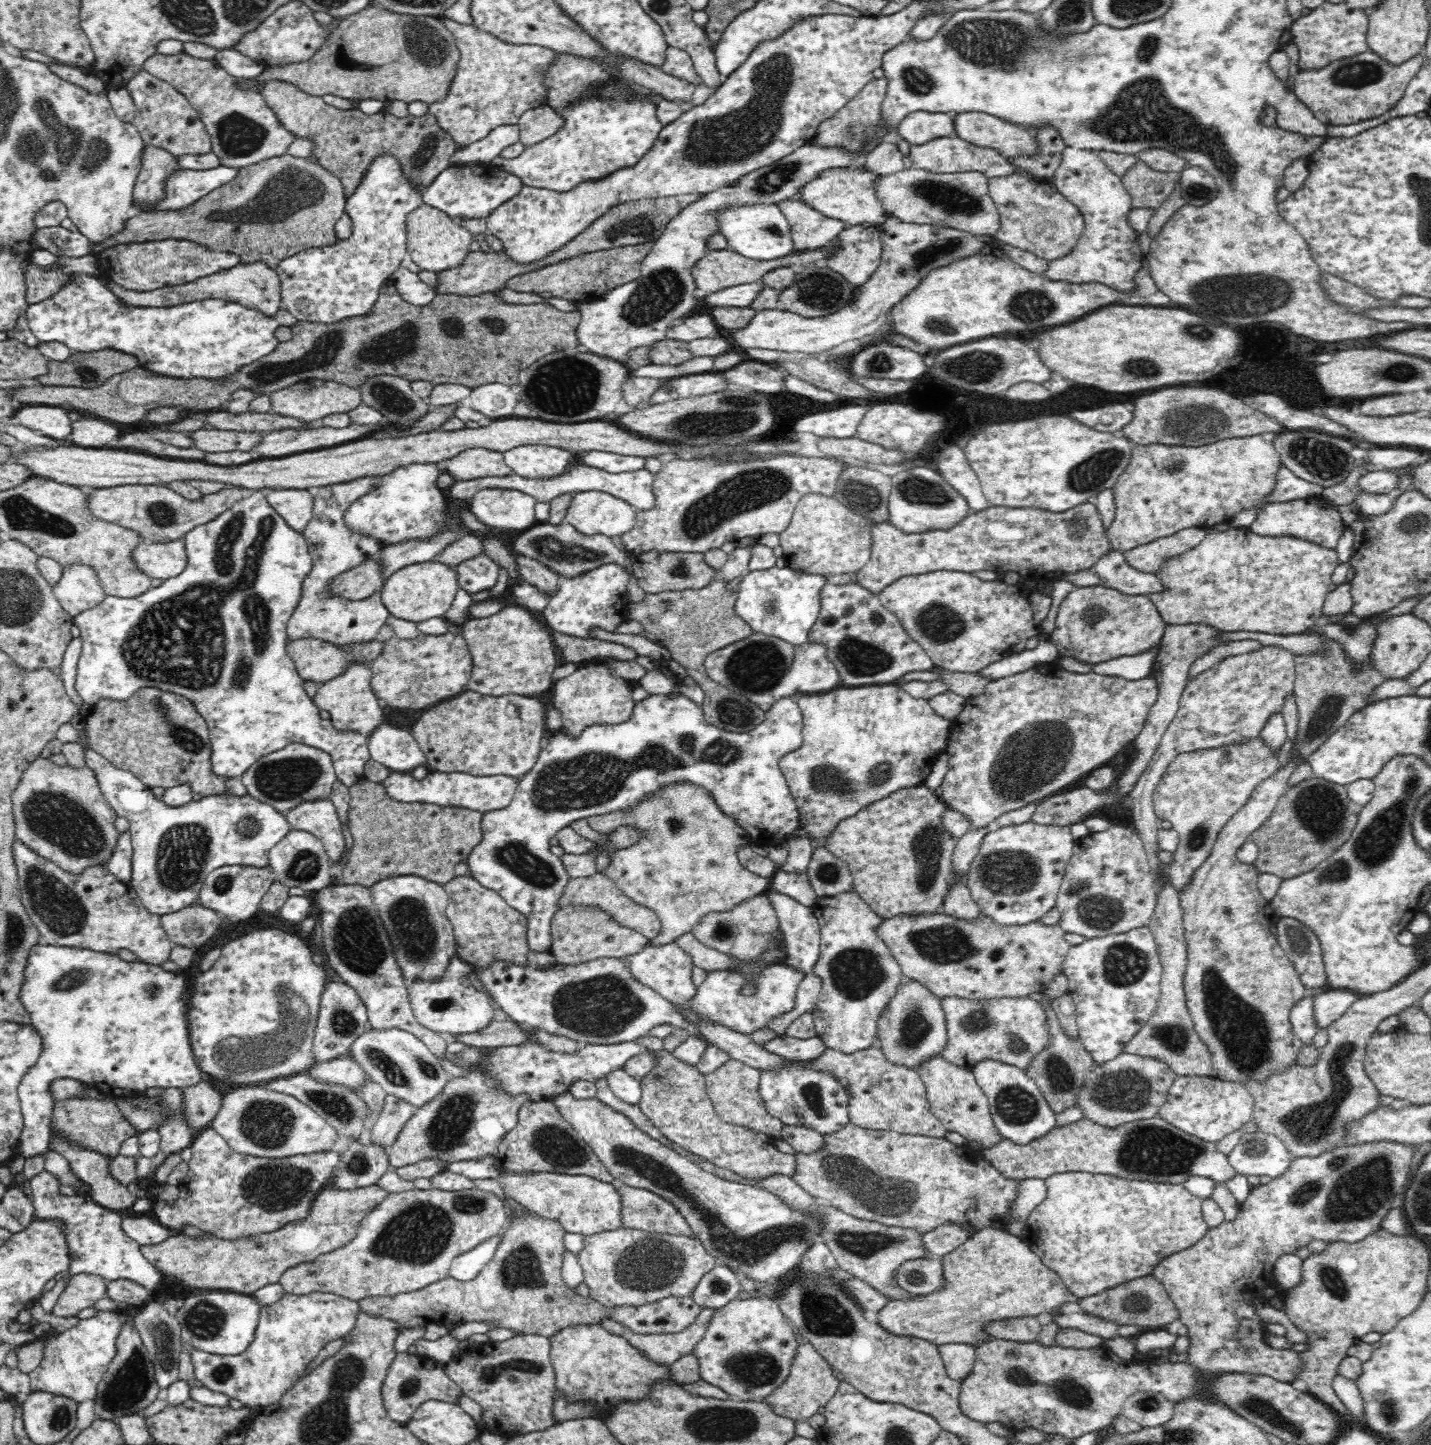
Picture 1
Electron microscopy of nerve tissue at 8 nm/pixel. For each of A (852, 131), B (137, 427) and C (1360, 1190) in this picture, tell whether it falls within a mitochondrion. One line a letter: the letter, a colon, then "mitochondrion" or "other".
A: mitochondrion
B: other
C: mitochondrion

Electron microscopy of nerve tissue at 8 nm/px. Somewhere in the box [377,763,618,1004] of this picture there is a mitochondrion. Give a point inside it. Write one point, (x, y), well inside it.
(413, 929)

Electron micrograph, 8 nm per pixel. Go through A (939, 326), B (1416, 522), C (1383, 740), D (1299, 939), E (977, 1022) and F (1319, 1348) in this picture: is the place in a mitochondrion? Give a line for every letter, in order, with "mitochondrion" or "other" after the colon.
A: mitochondrion
B: mitochondrion
C: other
D: mitochondrion
E: mitochondrion
F: other

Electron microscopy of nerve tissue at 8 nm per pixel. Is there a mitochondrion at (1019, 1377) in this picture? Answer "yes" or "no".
yes

